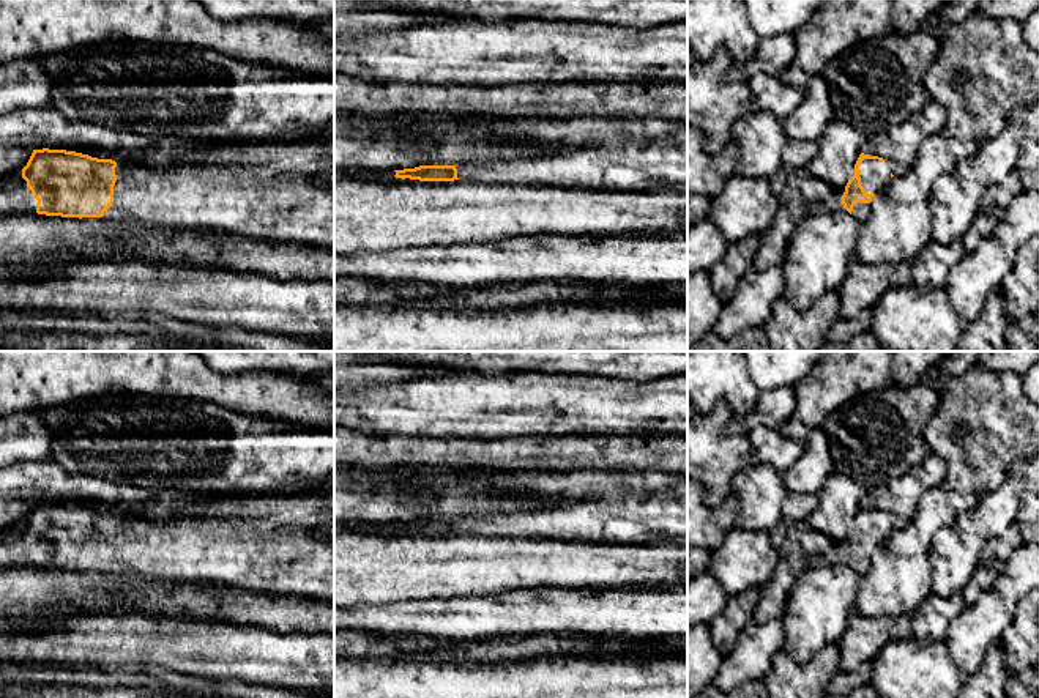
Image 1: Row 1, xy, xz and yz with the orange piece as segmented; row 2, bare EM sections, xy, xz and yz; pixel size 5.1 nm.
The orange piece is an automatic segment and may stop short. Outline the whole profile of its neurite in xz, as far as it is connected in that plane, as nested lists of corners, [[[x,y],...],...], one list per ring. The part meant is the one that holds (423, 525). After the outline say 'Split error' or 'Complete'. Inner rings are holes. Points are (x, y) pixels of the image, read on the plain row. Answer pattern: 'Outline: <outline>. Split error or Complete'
Outline: [[[631,492],[618,499],[561,496],[519,512],[419,518],[382,526],[347,525],[347,528],[369,528],[382,533],[479,533],[487,536],[650,542],[687,536],[687,493],[683,498],[642,492]]]. Split error

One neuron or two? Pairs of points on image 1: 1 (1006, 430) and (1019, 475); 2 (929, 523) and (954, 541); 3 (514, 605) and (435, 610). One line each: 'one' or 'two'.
1: two
2: two
3: one

